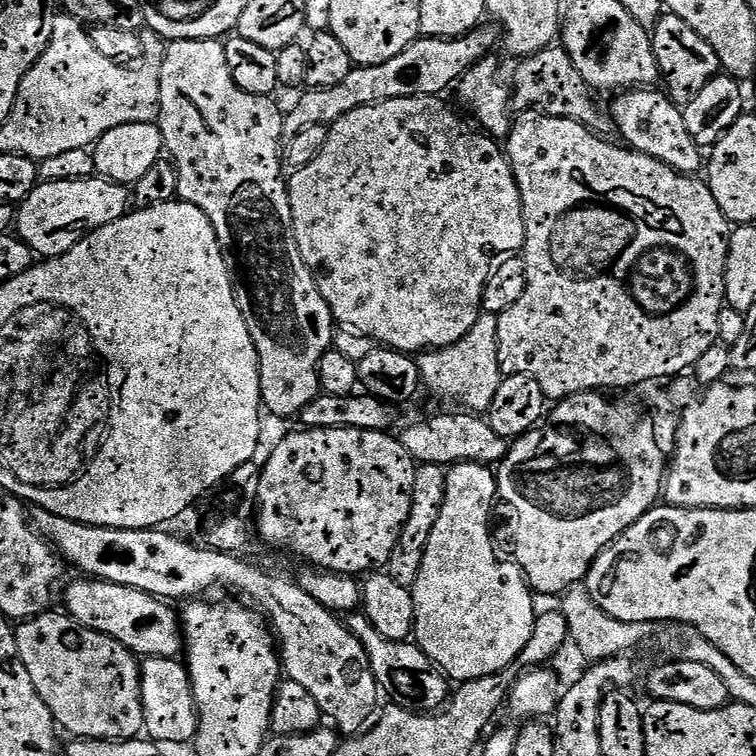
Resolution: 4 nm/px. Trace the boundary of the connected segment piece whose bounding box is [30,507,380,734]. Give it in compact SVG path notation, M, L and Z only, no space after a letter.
M38 507L31 509L30 520L36 531L61 557L71 567L73 564L81 568L84 571L81 573L88 578L109 580L111 584L142 590L165 602L184 602L189 598L203 597L208 584L233 584L241 592L241 597L249 596L244 598L253 605L258 604L256 606L266 613L279 641L278 651L287 679L298 682L298 686L306 686L306 690L314 694L314 702L318 702L321 713L327 719L329 716L333 720L331 723L341 733L359 733L373 719L377 711L376 703L380 700L380 688L376 685L378 677L372 672L371 658L363 642L337 613L320 605L291 579L271 576L231 552L214 552L199 543L196 545L188 540L179 540L171 536L168 530L99 528L55 516L45 508Z

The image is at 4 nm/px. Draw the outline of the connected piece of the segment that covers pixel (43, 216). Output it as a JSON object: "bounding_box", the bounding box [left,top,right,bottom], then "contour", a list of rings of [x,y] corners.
{"bounding_box":[14,174,129,258],"contour":[[[99,174],[85,180],[45,180],[37,183],[19,205],[14,228],[19,239],[32,247],[33,253],[40,255],[41,252],[41,257],[51,258],[69,252],[85,236],[86,230],[106,226],[129,211],[129,189]]]}

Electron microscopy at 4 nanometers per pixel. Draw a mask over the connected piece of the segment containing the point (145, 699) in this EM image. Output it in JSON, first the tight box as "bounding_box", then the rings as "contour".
{"bounding_box":[140,656,199,744],"contour":[[[151,656],[141,661],[140,693],[147,737],[159,744],[191,743],[196,736],[199,716],[187,667],[173,657]]]}

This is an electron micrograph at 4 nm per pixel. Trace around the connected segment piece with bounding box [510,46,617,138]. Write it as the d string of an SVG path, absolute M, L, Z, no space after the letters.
M549 46L547 48L542 49L541 52L535 52L532 56L525 56L523 59L519 61L520 64L517 66L516 69L512 72L512 88L510 84L510 104L513 109L517 108L517 113L524 114L527 113L529 110L535 110L537 113L546 115L546 116L561 116L562 118L566 118L567 120L573 120L574 122L578 122L579 124L585 124L586 127L588 127L589 130L596 133L597 136L603 136L605 138L612 138L617 135L616 131L616 123L611 120L611 117L609 115L606 115L604 113L604 116L602 113L600 113L599 108L596 106L595 102L592 101L592 96L594 96L593 89L588 87L588 84L586 81L583 80L582 76L578 72L578 69L576 66L574 66L573 62L570 60L570 54L566 51L564 51L563 47L560 46Z

